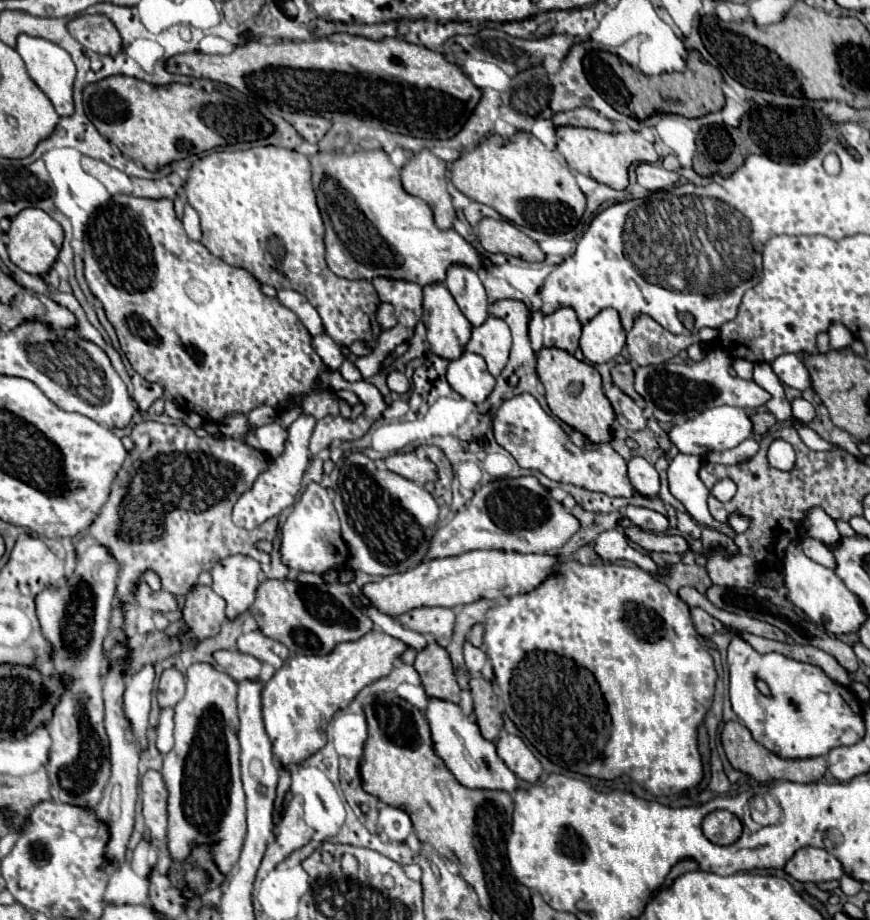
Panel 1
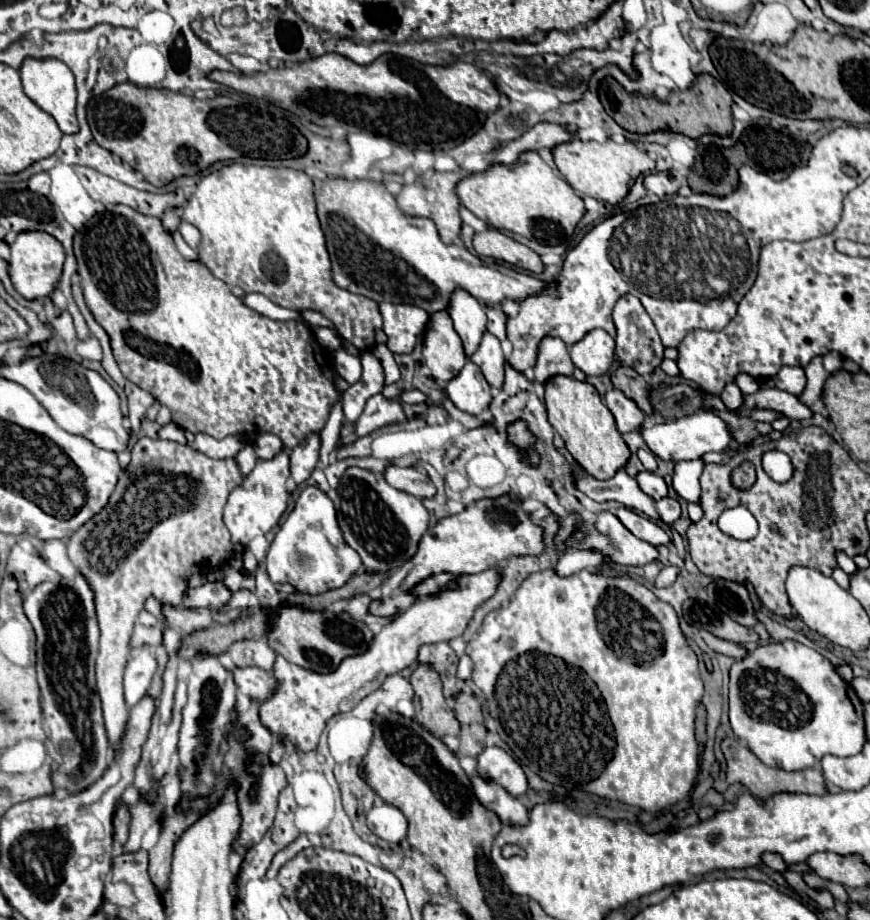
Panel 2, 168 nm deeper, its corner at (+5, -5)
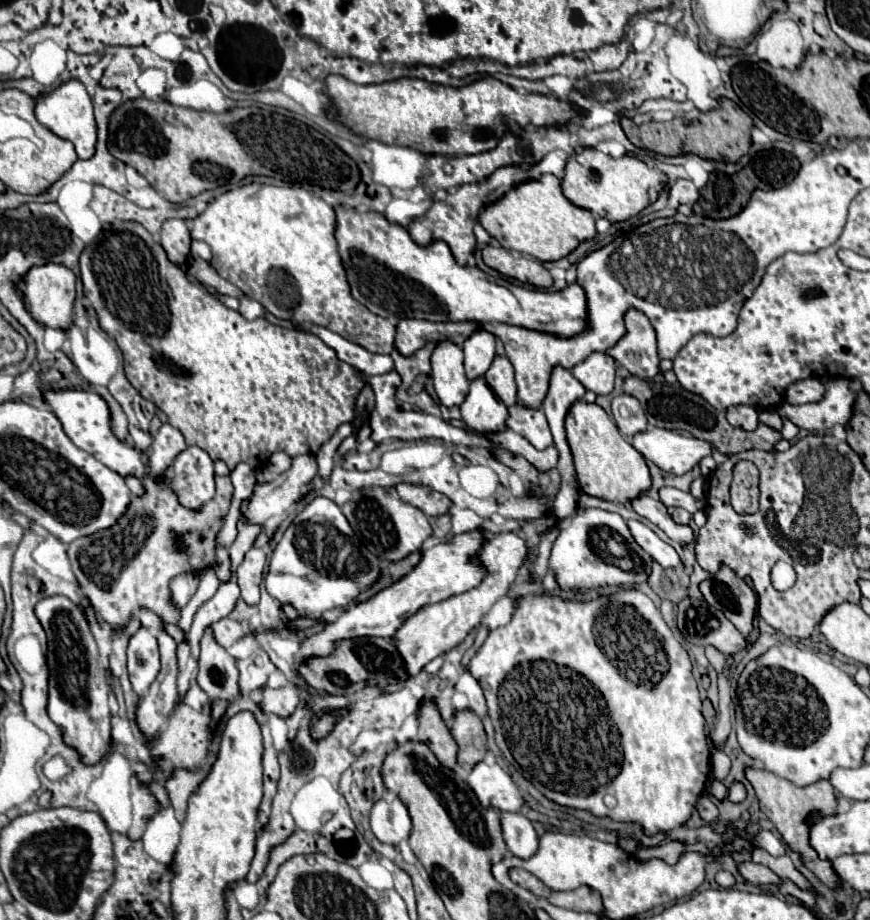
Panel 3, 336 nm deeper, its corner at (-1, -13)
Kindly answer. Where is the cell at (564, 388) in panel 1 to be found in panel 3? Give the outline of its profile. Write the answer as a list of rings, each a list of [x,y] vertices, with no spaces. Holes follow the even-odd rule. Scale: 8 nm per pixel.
[[[575,402],[565,420],[567,442],[573,452],[579,490],[617,504],[629,504],[651,488],[651,474],[645,458],[619,434],[607,412],[597,404]]]

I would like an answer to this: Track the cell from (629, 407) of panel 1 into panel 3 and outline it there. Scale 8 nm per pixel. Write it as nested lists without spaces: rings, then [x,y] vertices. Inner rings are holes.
[[[629,394],[615,396],[611,402],[611,412],[623,436],[635,436],[637,432],[643,432],[647,428],[647,418],[641,404]]]

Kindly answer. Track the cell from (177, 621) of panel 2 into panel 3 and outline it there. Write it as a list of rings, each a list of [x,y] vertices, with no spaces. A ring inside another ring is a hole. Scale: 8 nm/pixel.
[[[221,618],[219,622],[213,624],[213,630],[215,630],[215,640],[217,640],[223,648],[233,646],[239,638],[245,636],[243,626],[241,626],[237,620],[231,620],[231,618]]]

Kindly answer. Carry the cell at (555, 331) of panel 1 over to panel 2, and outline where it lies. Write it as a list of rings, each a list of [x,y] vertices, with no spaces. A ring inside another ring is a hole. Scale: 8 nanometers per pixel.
[[[543,338],[539,344],[539,354],[537,354],[537,362],[535,362],[535,380],[537,382],[545,382],[547,378],[555,376],[555,374],[565,374],[571,376],[573,374],[573,362],[569,356],[569,346],[561,340],[561,338]]]

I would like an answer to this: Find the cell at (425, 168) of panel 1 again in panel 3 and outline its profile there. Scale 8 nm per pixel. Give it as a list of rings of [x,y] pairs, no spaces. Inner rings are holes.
[[[523,164],[521,166],[503,166],[499,170],[495,170],[495,174],[491,174],[487,180],[479,182],[479,184],[463,184],[457,188],[455,194],[449,194],[447,202],[439,202],[435,200],[431,204],[431,208],[427,210],[427,214],[413,222],[409,228],[409,234],[413,236],[413,242],[419,246],[429,246],[435,240],[443,240],[447,242],[447,246],[451,248],[455,260],[465,266],[467,264],[467,256],[473,252],[475,248],[475,234],[473,234],[473,226],[477,224],[477,216],[485,204],[495,202],[497,198],[501,198],[509,188],[513,188],[515,184],[515,174],[527,170]]]

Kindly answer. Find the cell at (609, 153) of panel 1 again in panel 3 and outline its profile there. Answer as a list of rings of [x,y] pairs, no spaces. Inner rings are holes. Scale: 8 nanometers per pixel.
[[[585,148],[577,156],[573,154],[567,160],[565,178],[561,180],[563,194],[571,204],[589,210],[595,216],[607,218],[609,222],[623,222],[639,214],[659,198],[665,184],[667,176],[661,170],[647,168],[647,164],[643,164],[639,158],[623,156],[615,160],[595,148]]]

